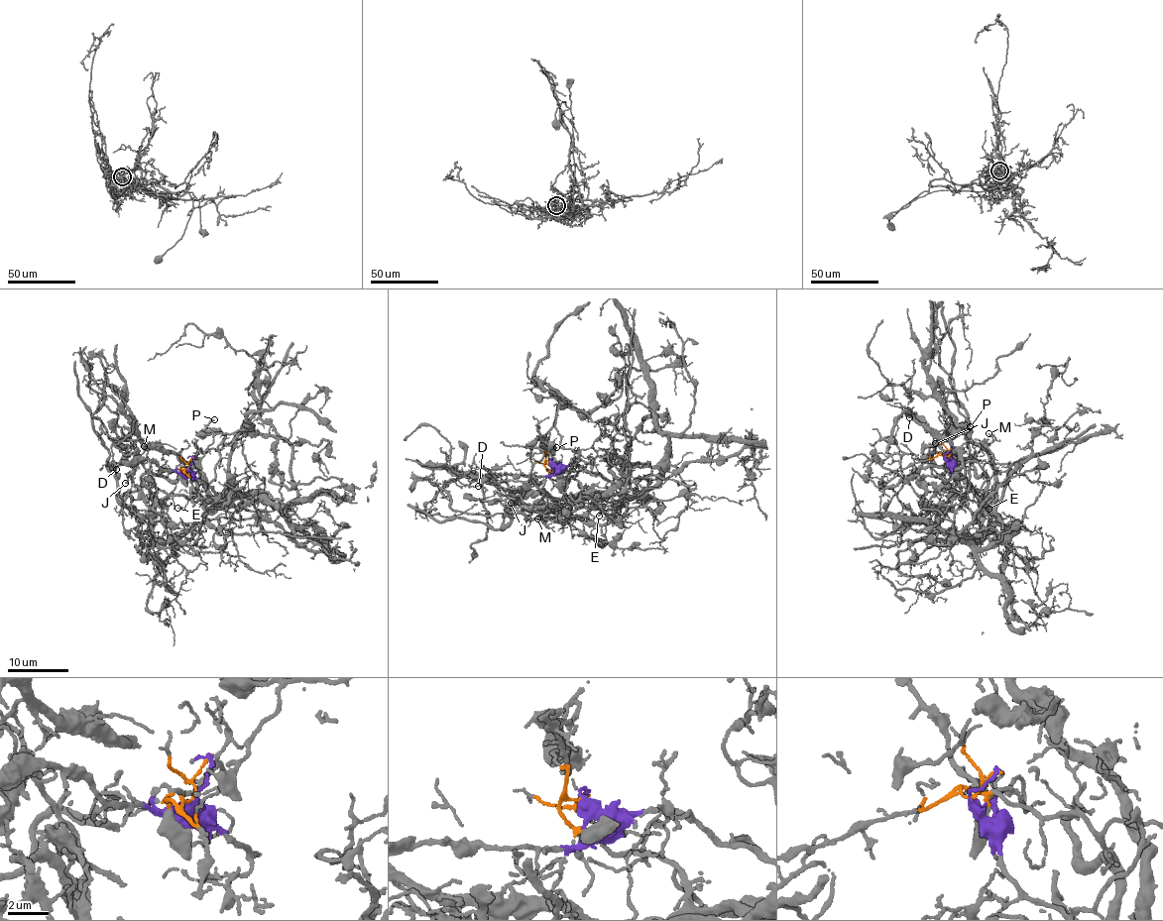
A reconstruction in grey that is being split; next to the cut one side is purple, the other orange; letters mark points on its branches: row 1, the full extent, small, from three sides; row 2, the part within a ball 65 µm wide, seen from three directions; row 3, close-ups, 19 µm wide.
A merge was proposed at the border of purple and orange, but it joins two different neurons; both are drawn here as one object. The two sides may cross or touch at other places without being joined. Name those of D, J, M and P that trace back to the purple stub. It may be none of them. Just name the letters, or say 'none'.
D, P

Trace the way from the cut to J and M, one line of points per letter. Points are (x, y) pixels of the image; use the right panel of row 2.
J: (945, 456), (976, 462), (986, 472), (975, 473), (964, 432), (949, 434), (934, 444)
M: (945, 456), (976, 462), (986, 472), (978, 475), (973, 466), (975, 456), (992, 439), (988, 434)

